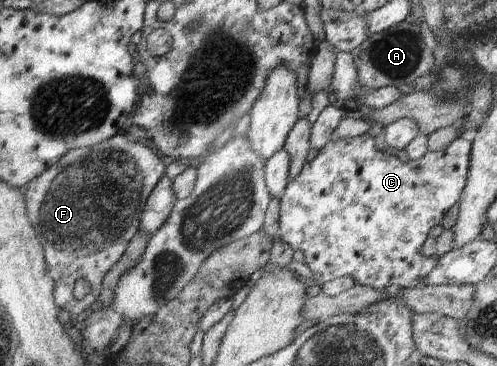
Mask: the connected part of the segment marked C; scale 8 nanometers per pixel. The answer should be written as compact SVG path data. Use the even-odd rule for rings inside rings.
M368 133L350 138L340 138L337 141L327 142L317 153L317 156L309 163L305 162L299 175L287 184L286 190L279 200L280 216L279 230L277 238L285 241L291 249L301 251L305 255L304 263L311 269L314 277L313 281L317 284L323 284L325 281L337 279L337 277L345 277L349 275L354 283L358 286L365 286L376 290L385 289L415 289L419 286L425 286L426 277L433 271L437 265L439 258L426 258L422 254L423 244L429 236L429 231L440 225L443 215L460 200L461 194L465 189L466 177L468 175L468 167L470 166L472 142L470 138L461 137L450 143L449 147L441 151L432 152L428 150L416 160L408 160L407 163L399 160L397 156L391 156L387 152L377 150L375 146L375 138Z

